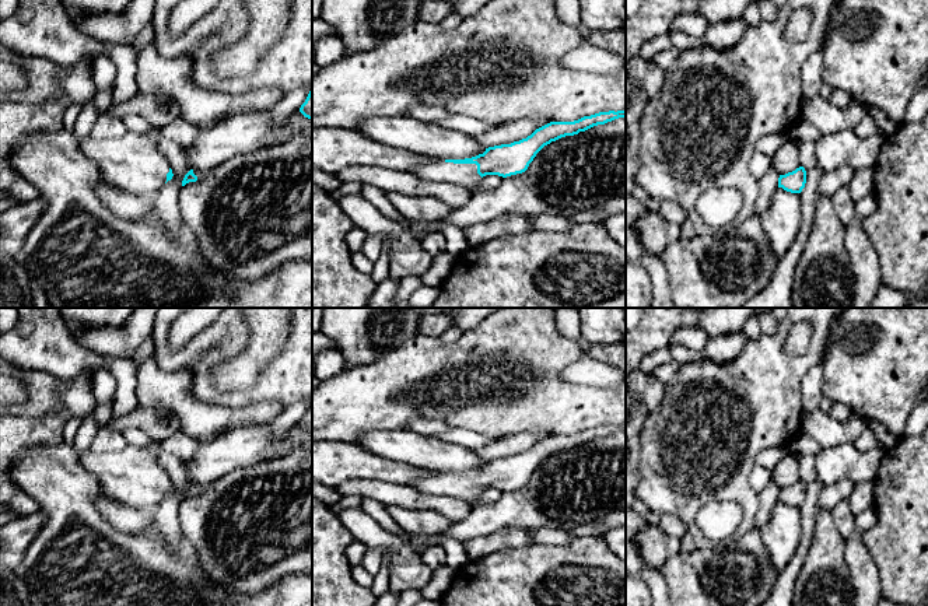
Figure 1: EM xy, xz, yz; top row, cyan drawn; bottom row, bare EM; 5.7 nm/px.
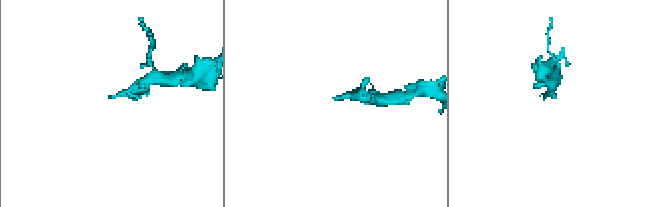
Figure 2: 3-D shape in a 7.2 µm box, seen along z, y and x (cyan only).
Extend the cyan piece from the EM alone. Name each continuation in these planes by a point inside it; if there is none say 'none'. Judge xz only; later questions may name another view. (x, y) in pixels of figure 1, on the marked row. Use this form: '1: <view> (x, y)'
1: xz (438, 171)

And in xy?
1: xy (135, 163)

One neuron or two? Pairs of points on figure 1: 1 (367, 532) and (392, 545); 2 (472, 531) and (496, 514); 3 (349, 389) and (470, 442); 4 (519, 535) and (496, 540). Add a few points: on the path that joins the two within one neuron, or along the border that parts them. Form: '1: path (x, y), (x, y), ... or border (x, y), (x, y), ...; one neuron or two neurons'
1: path (373, 532), (387, 539); one neuron
2: path (477, 525), (490, 518); one neuron
3: border (450, 427), (461, 427), (482, 434); two neurons
4: path (514, 538), (501, 539); one neuron

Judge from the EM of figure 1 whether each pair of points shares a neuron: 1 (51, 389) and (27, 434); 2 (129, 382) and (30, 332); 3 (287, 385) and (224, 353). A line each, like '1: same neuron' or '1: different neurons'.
1: different neurons
2: same neuron
3: same neuron

